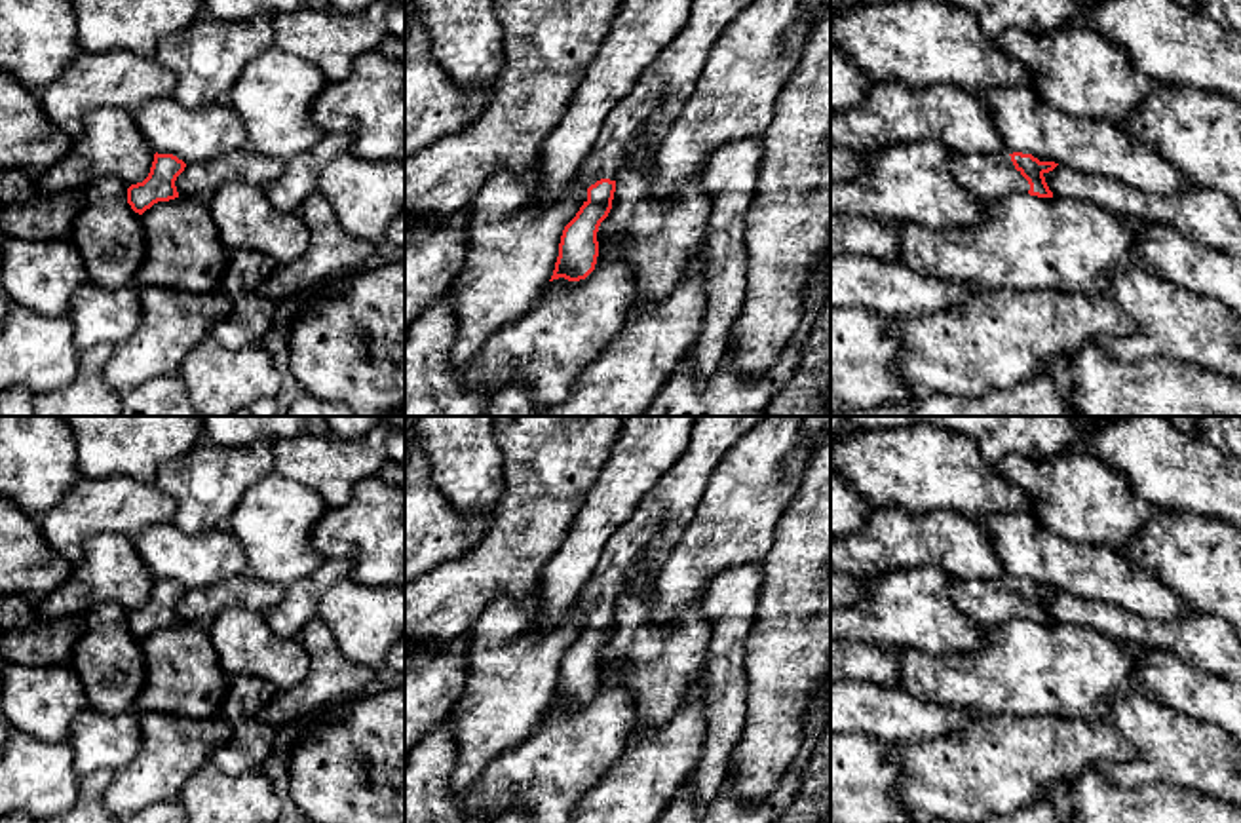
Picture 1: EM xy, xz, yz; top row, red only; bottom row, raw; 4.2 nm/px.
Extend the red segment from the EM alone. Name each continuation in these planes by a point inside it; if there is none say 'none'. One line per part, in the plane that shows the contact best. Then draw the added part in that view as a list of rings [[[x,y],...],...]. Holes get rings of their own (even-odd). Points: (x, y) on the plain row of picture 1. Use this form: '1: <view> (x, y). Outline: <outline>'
1: yz (989, 601). Outline: [[[952,580],[954,604],[983,625],[1028,620],[1030,610],[1015,595],[1009,580]]]

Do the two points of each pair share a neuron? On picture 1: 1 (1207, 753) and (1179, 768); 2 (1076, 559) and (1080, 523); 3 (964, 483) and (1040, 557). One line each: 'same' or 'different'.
1: same
2: different
3: different

